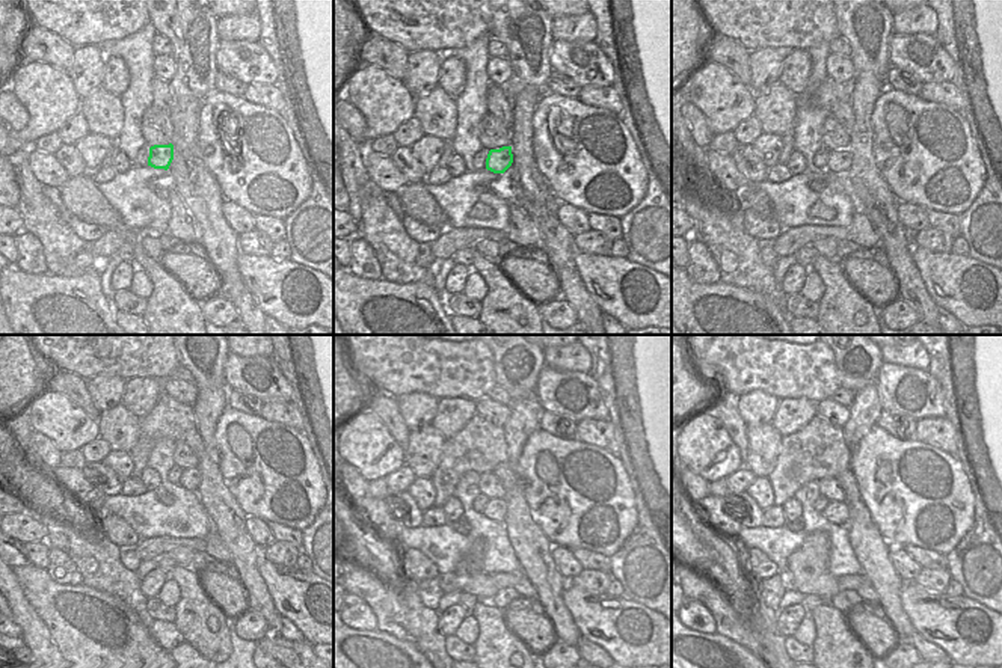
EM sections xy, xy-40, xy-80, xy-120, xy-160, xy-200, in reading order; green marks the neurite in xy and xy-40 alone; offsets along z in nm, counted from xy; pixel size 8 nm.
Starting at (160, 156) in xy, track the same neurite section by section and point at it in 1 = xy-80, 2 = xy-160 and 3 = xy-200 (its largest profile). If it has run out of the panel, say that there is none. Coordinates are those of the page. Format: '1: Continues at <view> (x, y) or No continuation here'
1: Continues at xy-80 (838, 162)
2: Continues at xy-160 (495, 508)
3: Continues at xy-200 (838, 513)

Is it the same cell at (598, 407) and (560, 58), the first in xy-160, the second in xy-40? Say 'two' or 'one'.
one

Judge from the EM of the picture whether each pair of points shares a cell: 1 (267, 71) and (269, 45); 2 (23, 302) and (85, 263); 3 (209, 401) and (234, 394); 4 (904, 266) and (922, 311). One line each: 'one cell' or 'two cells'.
1: two cells
2: two cells
3: two cells
4: one cell

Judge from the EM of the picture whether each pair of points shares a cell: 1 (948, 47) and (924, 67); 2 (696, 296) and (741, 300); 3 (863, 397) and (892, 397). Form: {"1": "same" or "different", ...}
{"1": "different", "2": "same", "3": "different"}

